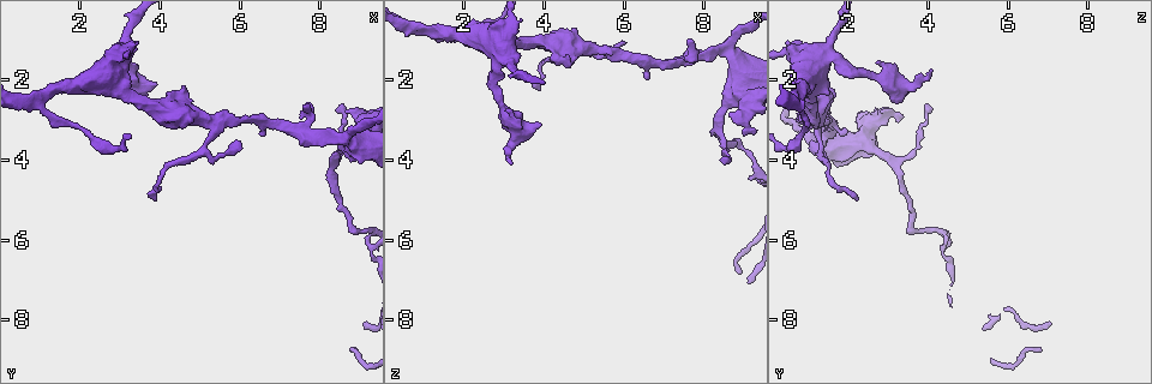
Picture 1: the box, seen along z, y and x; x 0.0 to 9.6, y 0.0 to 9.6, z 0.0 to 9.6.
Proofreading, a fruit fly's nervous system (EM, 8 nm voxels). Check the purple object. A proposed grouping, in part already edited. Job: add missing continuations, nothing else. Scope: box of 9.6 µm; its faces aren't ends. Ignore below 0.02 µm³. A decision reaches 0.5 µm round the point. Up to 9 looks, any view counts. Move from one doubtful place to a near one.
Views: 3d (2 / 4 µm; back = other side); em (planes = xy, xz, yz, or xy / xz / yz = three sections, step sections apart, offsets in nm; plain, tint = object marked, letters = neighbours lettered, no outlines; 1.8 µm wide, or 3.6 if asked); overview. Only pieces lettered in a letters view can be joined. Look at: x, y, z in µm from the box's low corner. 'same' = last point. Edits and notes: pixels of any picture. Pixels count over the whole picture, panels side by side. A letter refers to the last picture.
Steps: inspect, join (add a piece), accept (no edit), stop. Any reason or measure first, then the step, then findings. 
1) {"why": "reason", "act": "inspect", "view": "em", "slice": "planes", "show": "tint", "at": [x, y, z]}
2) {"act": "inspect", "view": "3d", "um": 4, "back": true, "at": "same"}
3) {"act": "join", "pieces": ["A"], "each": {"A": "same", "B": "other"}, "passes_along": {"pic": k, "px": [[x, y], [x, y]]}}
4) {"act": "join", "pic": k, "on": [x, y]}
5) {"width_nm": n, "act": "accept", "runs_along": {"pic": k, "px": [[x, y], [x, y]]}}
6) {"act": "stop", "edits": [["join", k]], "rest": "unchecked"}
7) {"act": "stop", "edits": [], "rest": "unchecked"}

{"why": "sudden change in width", "act": "inspect", "view": "3d", "um": 4, "back": true, "at": [3.15, 0.95, 1.60]}

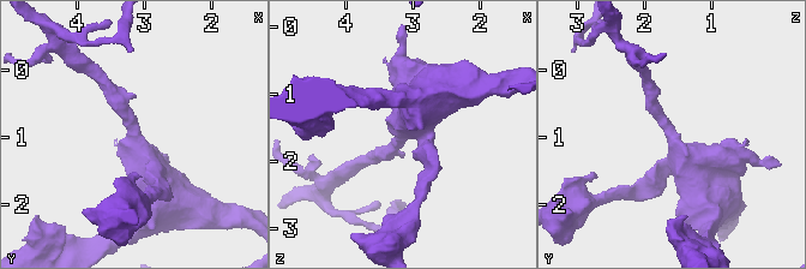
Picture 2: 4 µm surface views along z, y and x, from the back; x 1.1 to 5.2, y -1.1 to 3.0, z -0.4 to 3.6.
{"why": "need the tissue", "act": "inspect", "view": "em", "slice": "planes", "show": "letters", "at": [3.15, 0.90, 1.60]}

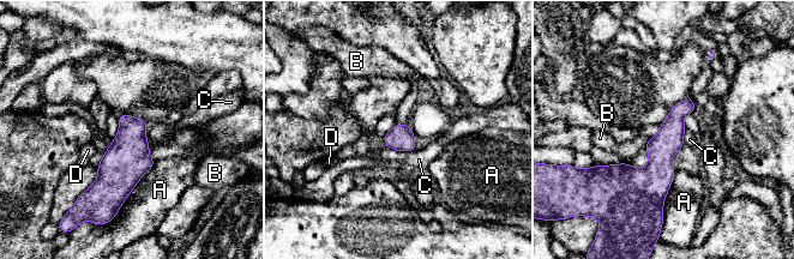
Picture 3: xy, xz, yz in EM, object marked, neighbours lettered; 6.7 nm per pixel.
{"width_nm": 180, "act": "accept", "each": {"A": "other", "B": "other", "C": "other", "D": "other"}, "border": {"pic": 3, "px": [[386, 146], [407, 151], [416, 149]]}, "found": "none of them fits"}

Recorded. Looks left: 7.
{"why": "stops while still wide", "act": "inspect", "view": "3d", "um": 2, "at": [4.55, 2.10, 1.35]}

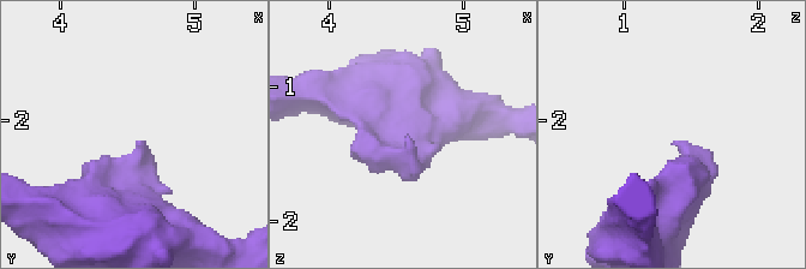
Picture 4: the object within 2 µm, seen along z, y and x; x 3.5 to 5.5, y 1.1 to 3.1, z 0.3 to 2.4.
{"why": "now the EM", "act": "inspect", "view": "em", "slice": "xy", "step": 16, "show": "letters", "at": [4.60, 2.14, 1.42]}

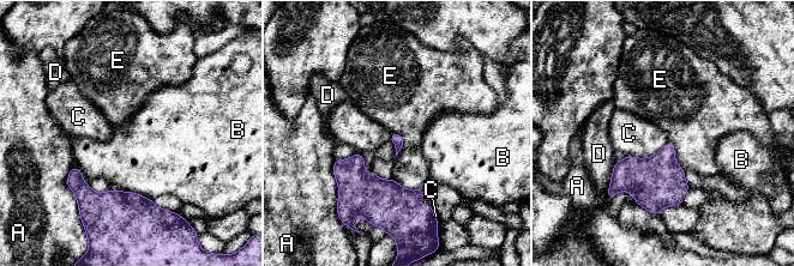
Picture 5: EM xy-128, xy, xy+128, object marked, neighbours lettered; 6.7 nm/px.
{"why": "cut it another way", "act": "inspect", "view": "em", "slice": "planes", "show": "letters", "at": "same"}

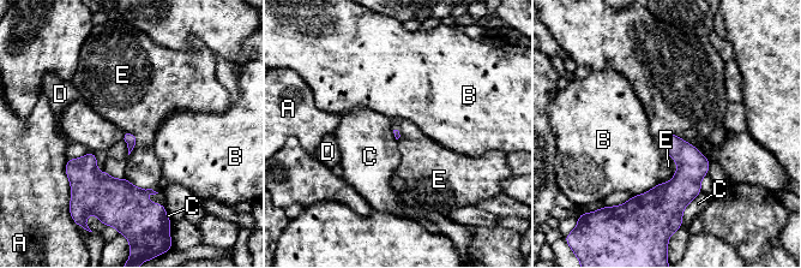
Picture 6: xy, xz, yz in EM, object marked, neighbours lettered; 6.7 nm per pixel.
{"act": "accept", "each": {"A": "other", "B": "other", "C": "other", "D": "other", "E": "other"}, "border": {"pic": 6, "px": [[666, 153], [678, 170], [660, 183]]}, "found": "none of them fits"}

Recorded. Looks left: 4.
{"why": "thin end", "act": "inspect", "view": "em", "slice": "yz", "step": 4, "show": "tint", "at": [5.95, 3.80, 1.10]}

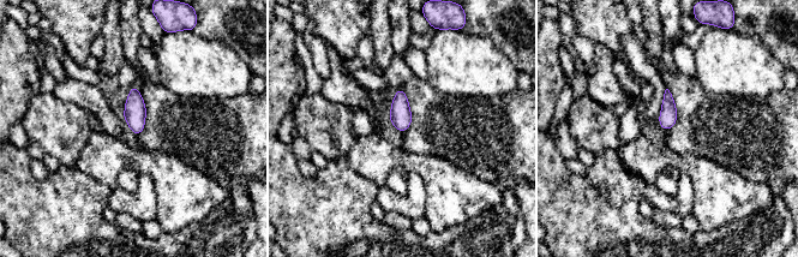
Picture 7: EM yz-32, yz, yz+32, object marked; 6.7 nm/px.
{"why": "another direction", "act": "inspect", "view": "em", "slice": "planes", "show": "letters", "at": "same"}

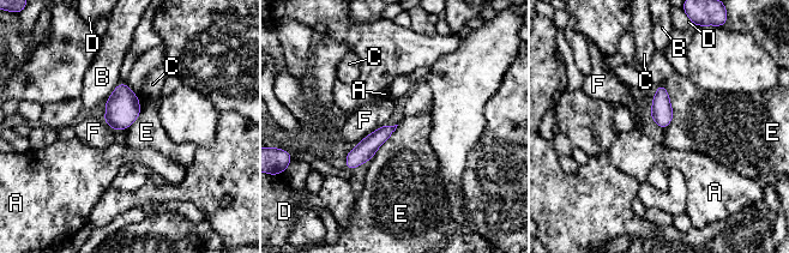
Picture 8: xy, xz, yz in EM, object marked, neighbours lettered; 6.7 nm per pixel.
{"act": "accept", "each": {"A": "other", "B": "other", "C": "other", "D": "other", "E": "other", "F": "other"}, "runs_along": {"pic": 8, "px": [[391, 128], [384, 132], [348, 164]]}, "found": "none of them fits"}

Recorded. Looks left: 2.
{"why": "arms run side by side", "act": "inspect", "view": "3d", "um": 4, "at": [8.80, 3.55, 2.30]}

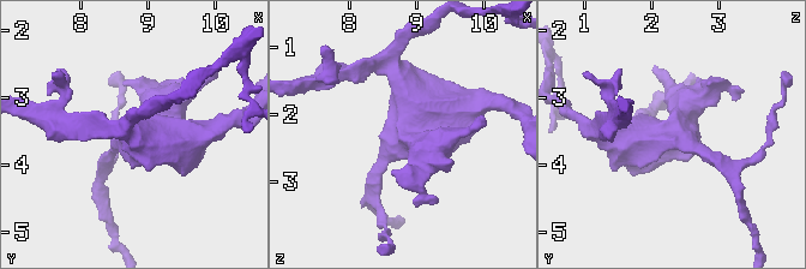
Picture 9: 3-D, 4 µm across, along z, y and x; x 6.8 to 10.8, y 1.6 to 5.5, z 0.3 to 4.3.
{"why": "shape alone is not enough", "act": "inspect", "view": "em", "um": 3.6, "slice": "planes", "show": "letters", "at": [8.80, 3.50, 2.35]}

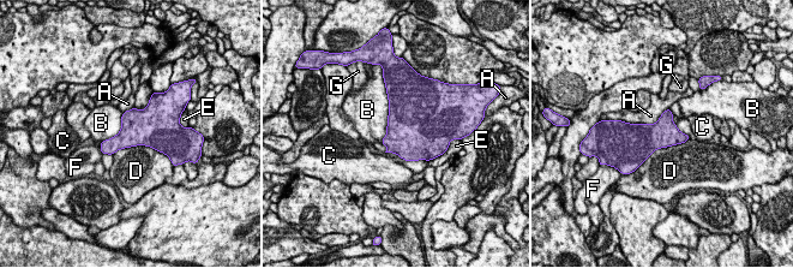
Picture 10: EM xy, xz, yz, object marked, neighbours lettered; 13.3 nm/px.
{"act": "accept", "each": {"A": "other", "B": "other", "C": "other", "D": "other", "E": "other", "F": "other", "G": "other"}, "found": "no lettered piece goes on from it"}

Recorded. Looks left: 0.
{"act": "stop", "edits": [], "rest": "unchecked"}

